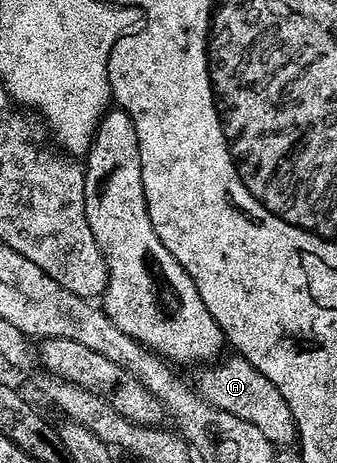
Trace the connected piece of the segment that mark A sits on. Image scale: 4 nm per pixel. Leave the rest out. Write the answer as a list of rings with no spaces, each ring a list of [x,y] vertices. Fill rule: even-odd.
[[[228,356],[199,371],[202,373],[198,376],[198,384],[196,383],[198,395],[207,400],[212,408],[236,414],[236,418],[244,418],[244,422],[252,422],[252,426],[257,426],[264,438],[268,438],[268,442],[275,446],[293,445],[298,438],[296,422],[280,390],[276,390],[276,386],[272,386],[272,382],[268,382],[268,378],[264,378],[264,374],[260,374],[260,370],[256,370],[256,366],[252,366],[252,362],[248,362],[243,356]]]

